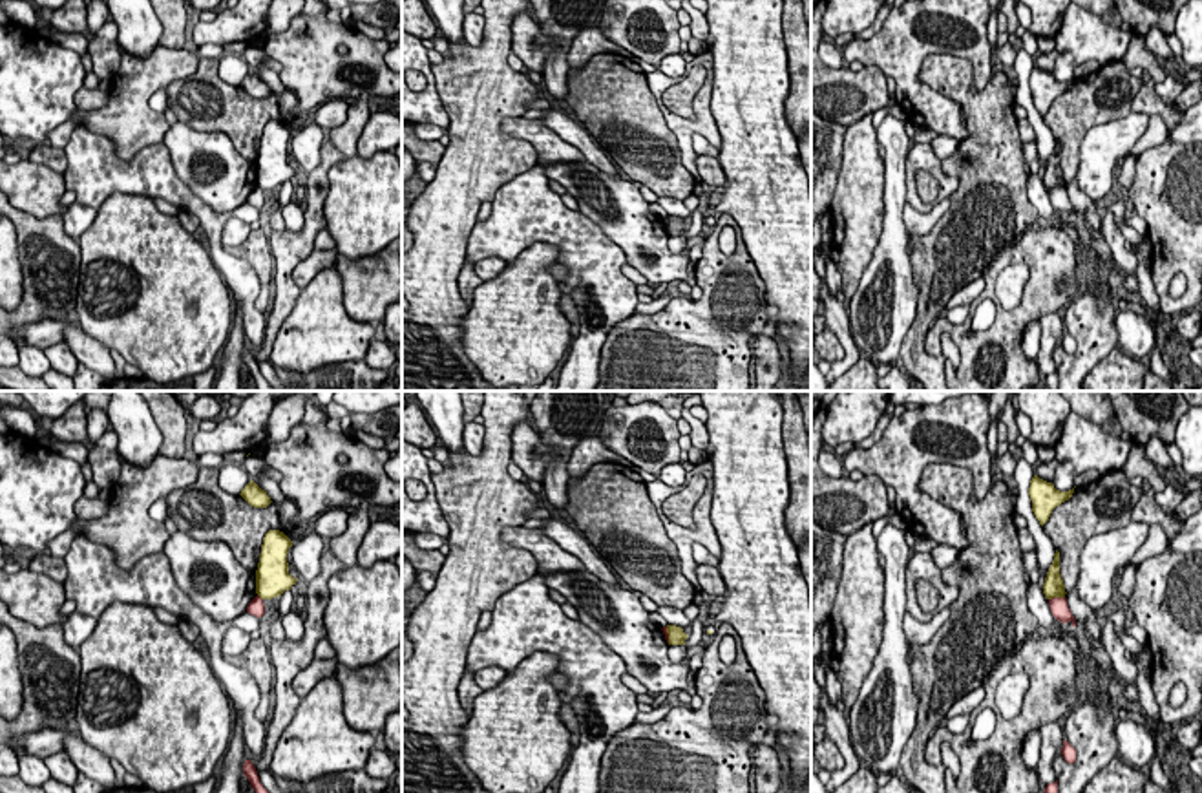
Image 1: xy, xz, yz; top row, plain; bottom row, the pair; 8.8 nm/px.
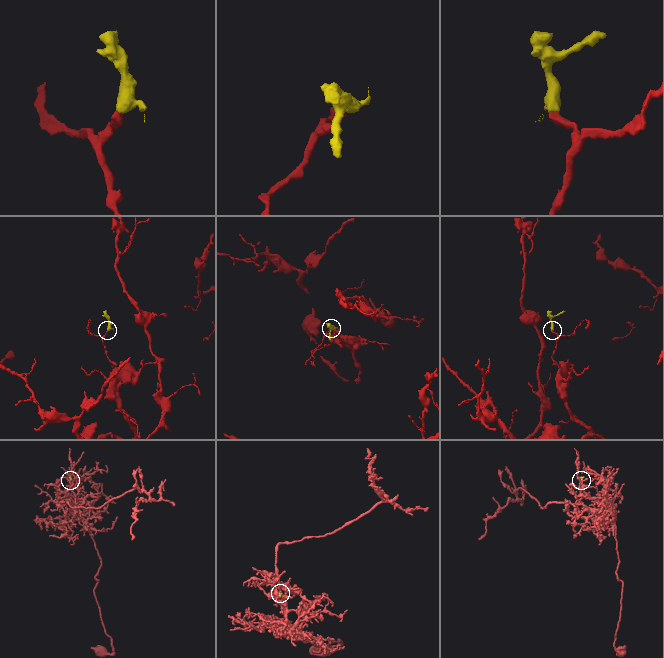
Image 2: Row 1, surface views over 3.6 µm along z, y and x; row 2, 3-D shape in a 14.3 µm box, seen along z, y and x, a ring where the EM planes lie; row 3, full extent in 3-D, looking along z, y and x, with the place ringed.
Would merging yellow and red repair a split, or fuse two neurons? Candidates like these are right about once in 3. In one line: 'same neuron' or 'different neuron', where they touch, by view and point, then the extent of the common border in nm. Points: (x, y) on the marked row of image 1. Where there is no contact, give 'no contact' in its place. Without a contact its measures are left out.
different neuron; meets yellow in yz at (1056, 596); contact 150 nm long

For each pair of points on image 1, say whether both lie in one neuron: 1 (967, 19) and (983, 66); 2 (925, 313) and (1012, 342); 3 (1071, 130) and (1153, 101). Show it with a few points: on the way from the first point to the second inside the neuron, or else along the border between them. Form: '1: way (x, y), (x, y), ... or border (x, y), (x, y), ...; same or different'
1: way (976, 30), (980, 35), (980, 55); same
2: border (938, 317), (927, 333), (923, 348), (945, 359); different
3: border (1144, 83), (1129, 110); different

